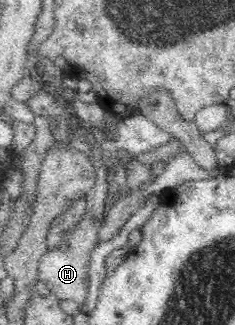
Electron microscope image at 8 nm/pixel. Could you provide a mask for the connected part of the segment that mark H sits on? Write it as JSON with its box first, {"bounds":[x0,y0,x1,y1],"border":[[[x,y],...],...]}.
{"bounds":[37,208,102,305],"border":[[[86,208],[79,223],[64,234],[62,247],[57,250],[48,250],[42,255],[38,265],[37,280],[46,282],[50,293],[59,300],[76,301],[80,305],[86,301],[89,292],[89,261],[92,249],[100,242],[97,236],[100,223],[102,221],[92,218]]]}

